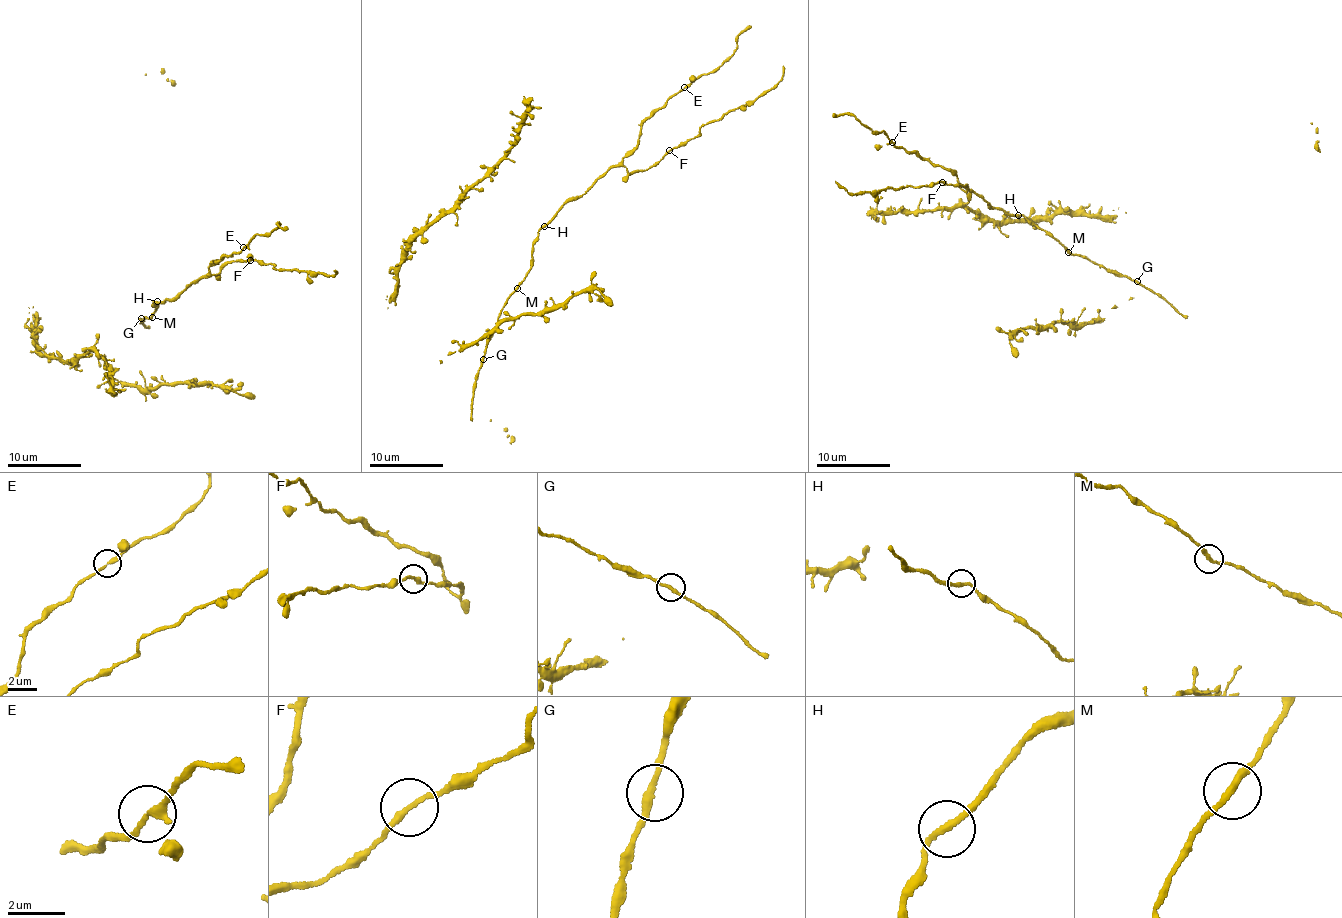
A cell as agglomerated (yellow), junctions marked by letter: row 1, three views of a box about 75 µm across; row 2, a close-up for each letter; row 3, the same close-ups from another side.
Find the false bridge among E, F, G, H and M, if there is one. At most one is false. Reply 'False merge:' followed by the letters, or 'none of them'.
False merge: none of them

